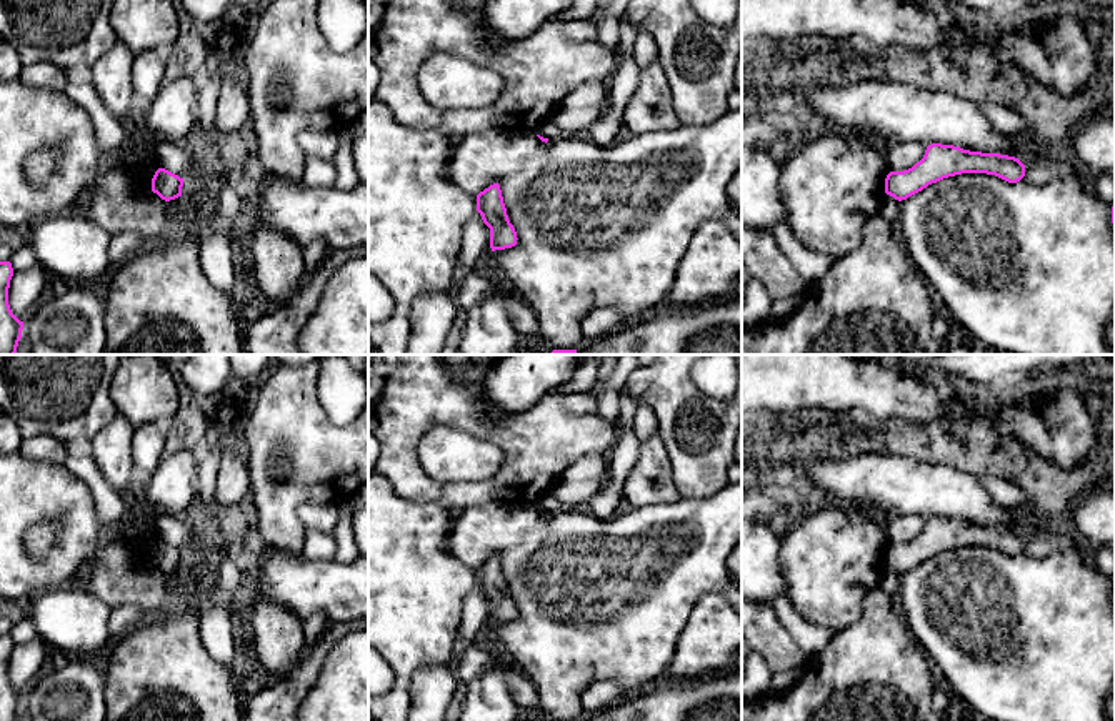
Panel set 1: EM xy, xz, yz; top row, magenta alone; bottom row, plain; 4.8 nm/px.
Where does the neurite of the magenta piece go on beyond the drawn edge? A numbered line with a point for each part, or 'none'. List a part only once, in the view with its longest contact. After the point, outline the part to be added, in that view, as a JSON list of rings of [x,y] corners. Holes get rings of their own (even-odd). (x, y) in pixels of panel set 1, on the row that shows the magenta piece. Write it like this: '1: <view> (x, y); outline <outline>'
none

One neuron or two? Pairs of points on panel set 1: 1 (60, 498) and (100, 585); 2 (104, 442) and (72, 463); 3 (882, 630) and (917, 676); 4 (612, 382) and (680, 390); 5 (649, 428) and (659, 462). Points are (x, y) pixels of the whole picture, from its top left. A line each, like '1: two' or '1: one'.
1: two
2: two
3: one
4: two
5: two

